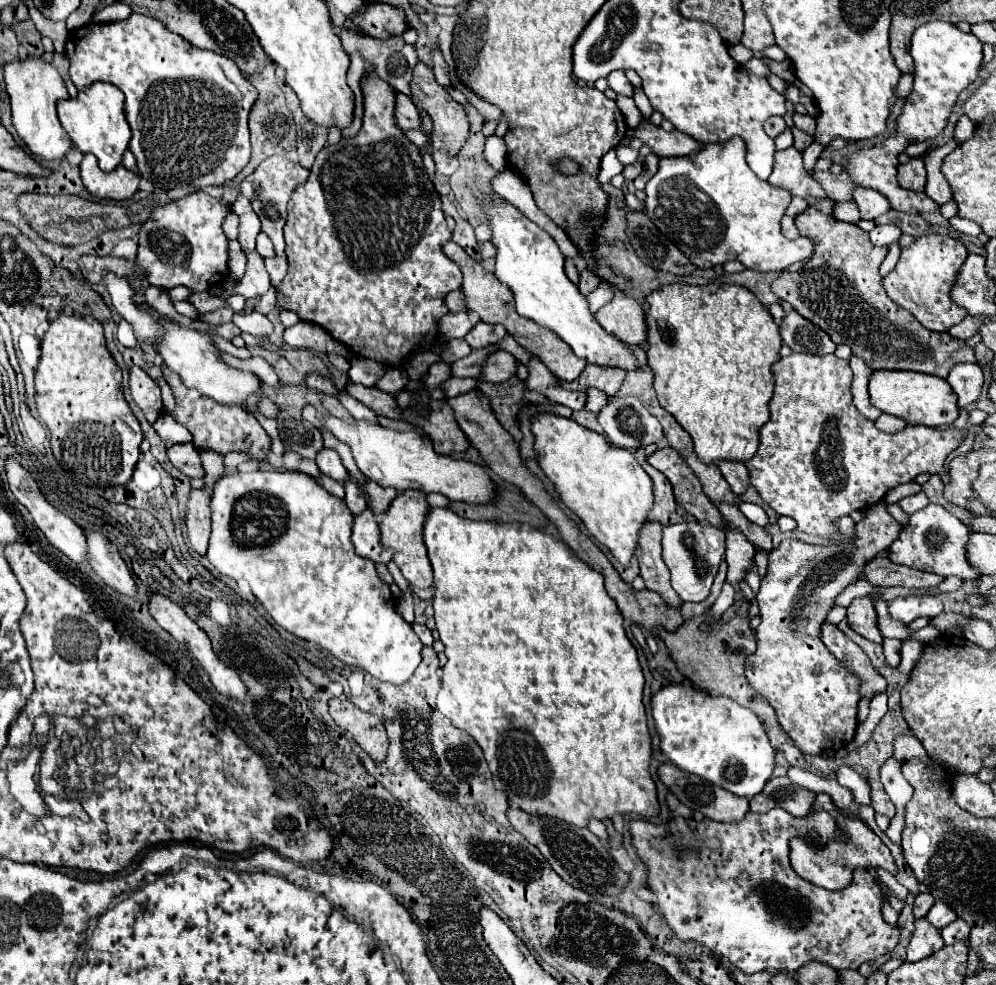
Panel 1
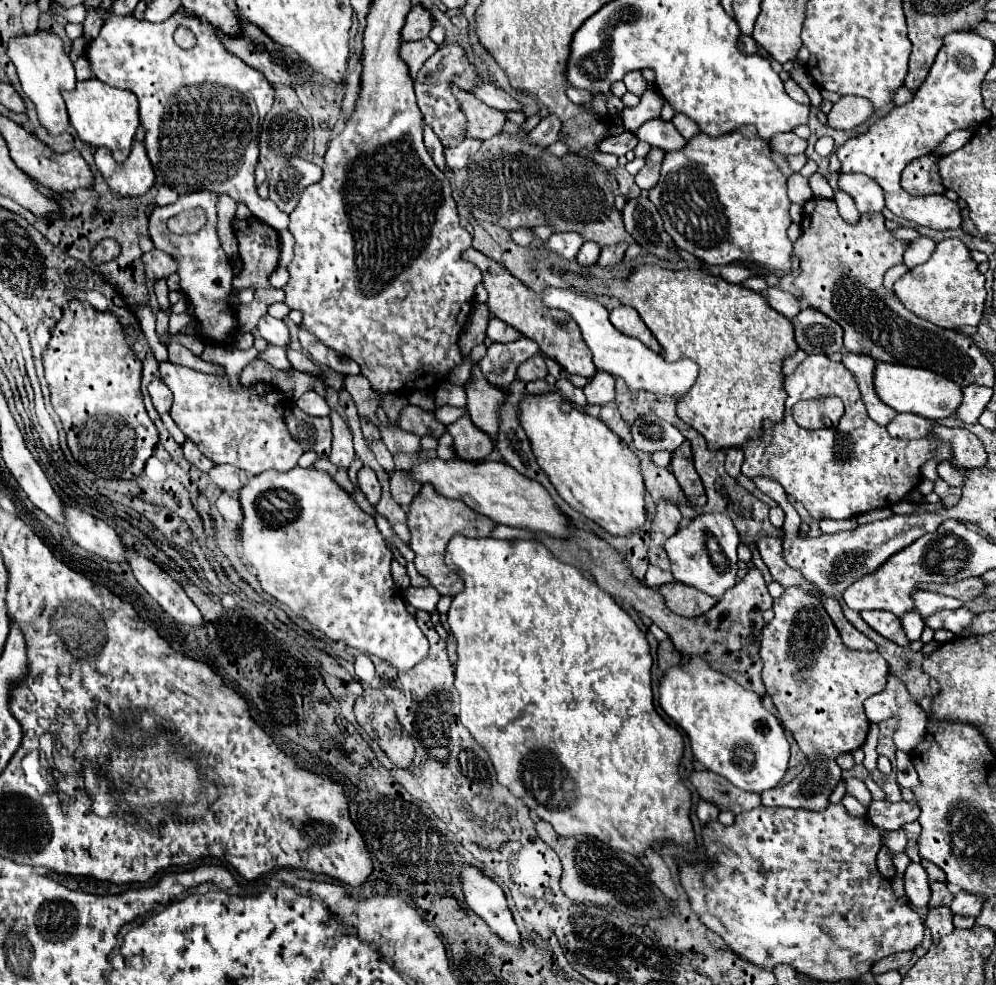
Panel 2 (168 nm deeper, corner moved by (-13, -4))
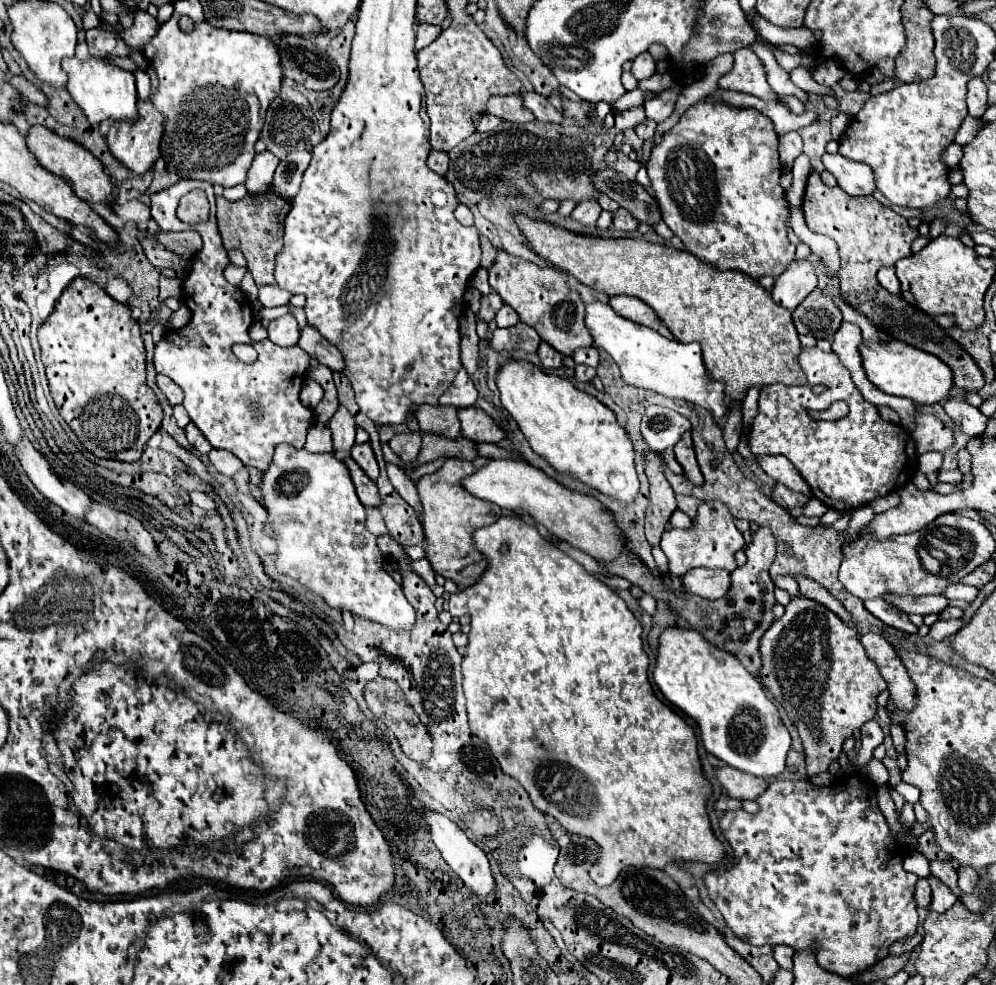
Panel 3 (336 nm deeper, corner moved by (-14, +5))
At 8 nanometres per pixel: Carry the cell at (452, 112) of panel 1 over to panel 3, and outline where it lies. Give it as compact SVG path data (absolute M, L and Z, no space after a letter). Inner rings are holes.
M522 94L490 98L486 112L500 114L500 118L504 118L506 122L532 122L534 120L534 114L522 104Z

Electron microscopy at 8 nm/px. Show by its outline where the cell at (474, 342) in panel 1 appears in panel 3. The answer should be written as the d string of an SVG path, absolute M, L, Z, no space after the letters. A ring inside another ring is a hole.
M502 306L500 310L498 310L498 314L496 314L496 322L498 322L498 326L500 328L510 328L510 326L514 326L514 324L518 324L518 314L514 312L514 308L510 308L510 306Z

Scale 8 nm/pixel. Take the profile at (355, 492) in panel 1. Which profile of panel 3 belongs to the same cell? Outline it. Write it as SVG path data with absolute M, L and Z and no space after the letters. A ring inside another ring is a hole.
M364 442L364 444L354 444L352 450L350 450L352 458L358 462L358 466L368 474L370 480L376 480L378 478L378 464L376 464L376 458L374 458L374 452L370 448L370 442Z

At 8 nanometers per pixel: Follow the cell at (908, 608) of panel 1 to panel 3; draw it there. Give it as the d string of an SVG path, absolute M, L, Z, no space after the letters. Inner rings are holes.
M950 584L950 588L946 588L944 592L944 596L950 600L966 600L966 602L972 602L976 594L978 594L978 588L968 584Z

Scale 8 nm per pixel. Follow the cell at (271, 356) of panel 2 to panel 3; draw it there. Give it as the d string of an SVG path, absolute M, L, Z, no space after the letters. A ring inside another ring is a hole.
M180 180L152 194L150 200L152 218L158 222L160 230L194 230L204 242L200 256L196 256L190 266L182 292L182 302L192 310L192 318L184 328L170 330L160 342L156 342L156 372L172 378L182 388L190 420L214 448L232 452L246 466L266 470L272 462L274 448L280 442L304 448L308 428L316 422L314 412L298 398L310 356L300 346L282 348L270 342L267 329L261 322L255 322L250 327L254 320L252 304L246 302L244 292L238 286L232 286L222 274L228 264L228 252L222 246L216 226L216 200L210 182ZM196 188L204 190L210 200L210 220L202 224L184 224L176 218L176 206L184 194ZM172 334L178 338L172 338ZM236 342L252 344L258 352L258 360L252 364L240 362L232 354L232 346Z

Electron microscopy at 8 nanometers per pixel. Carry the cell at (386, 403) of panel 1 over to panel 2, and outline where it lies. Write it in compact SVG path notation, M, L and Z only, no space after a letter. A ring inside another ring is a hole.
M405 405L401 409L401 415L399 415L399 427L409 431L409 433L415 433L415 435L433 435L433 437L441 437L445 433L445 425L437 423L435 421L435 415L431 411L425 411L417 405Z

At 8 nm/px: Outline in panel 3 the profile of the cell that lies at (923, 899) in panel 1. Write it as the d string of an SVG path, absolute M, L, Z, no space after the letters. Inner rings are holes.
M932 860L930 862L930 872L932 872L932 876L940 878L956 896L960 894L958 872L956 872L956 866L954 866L952 860Z

